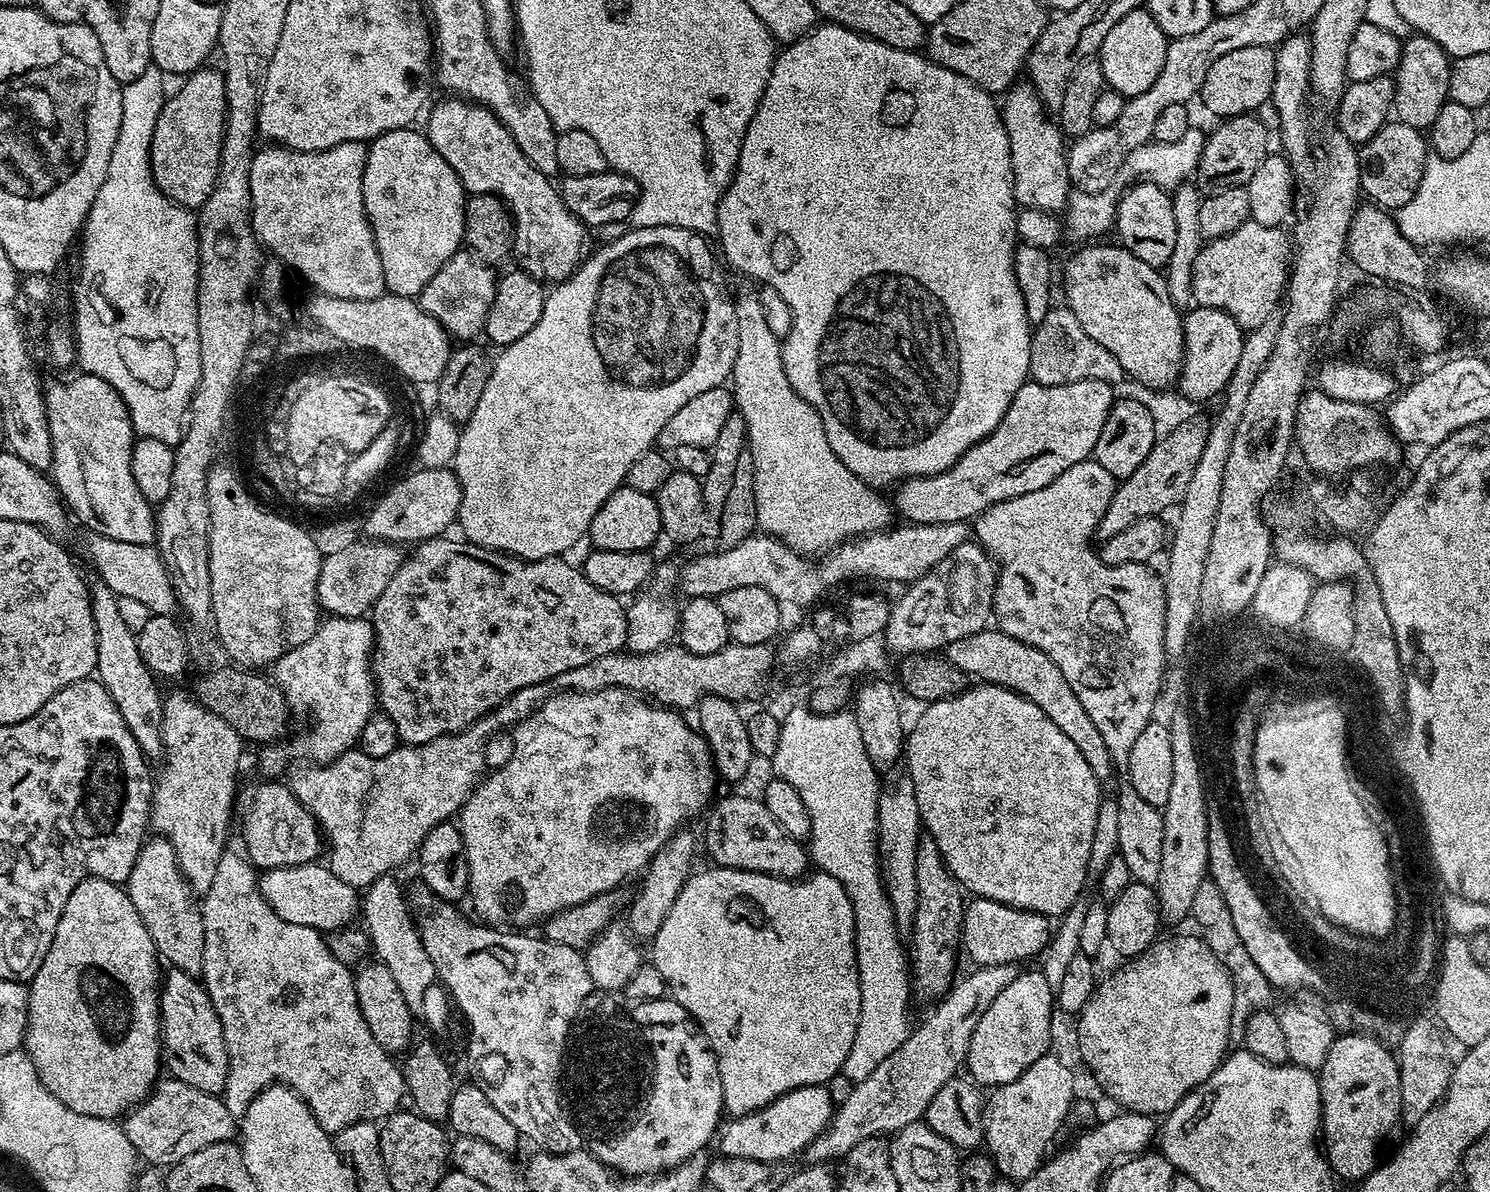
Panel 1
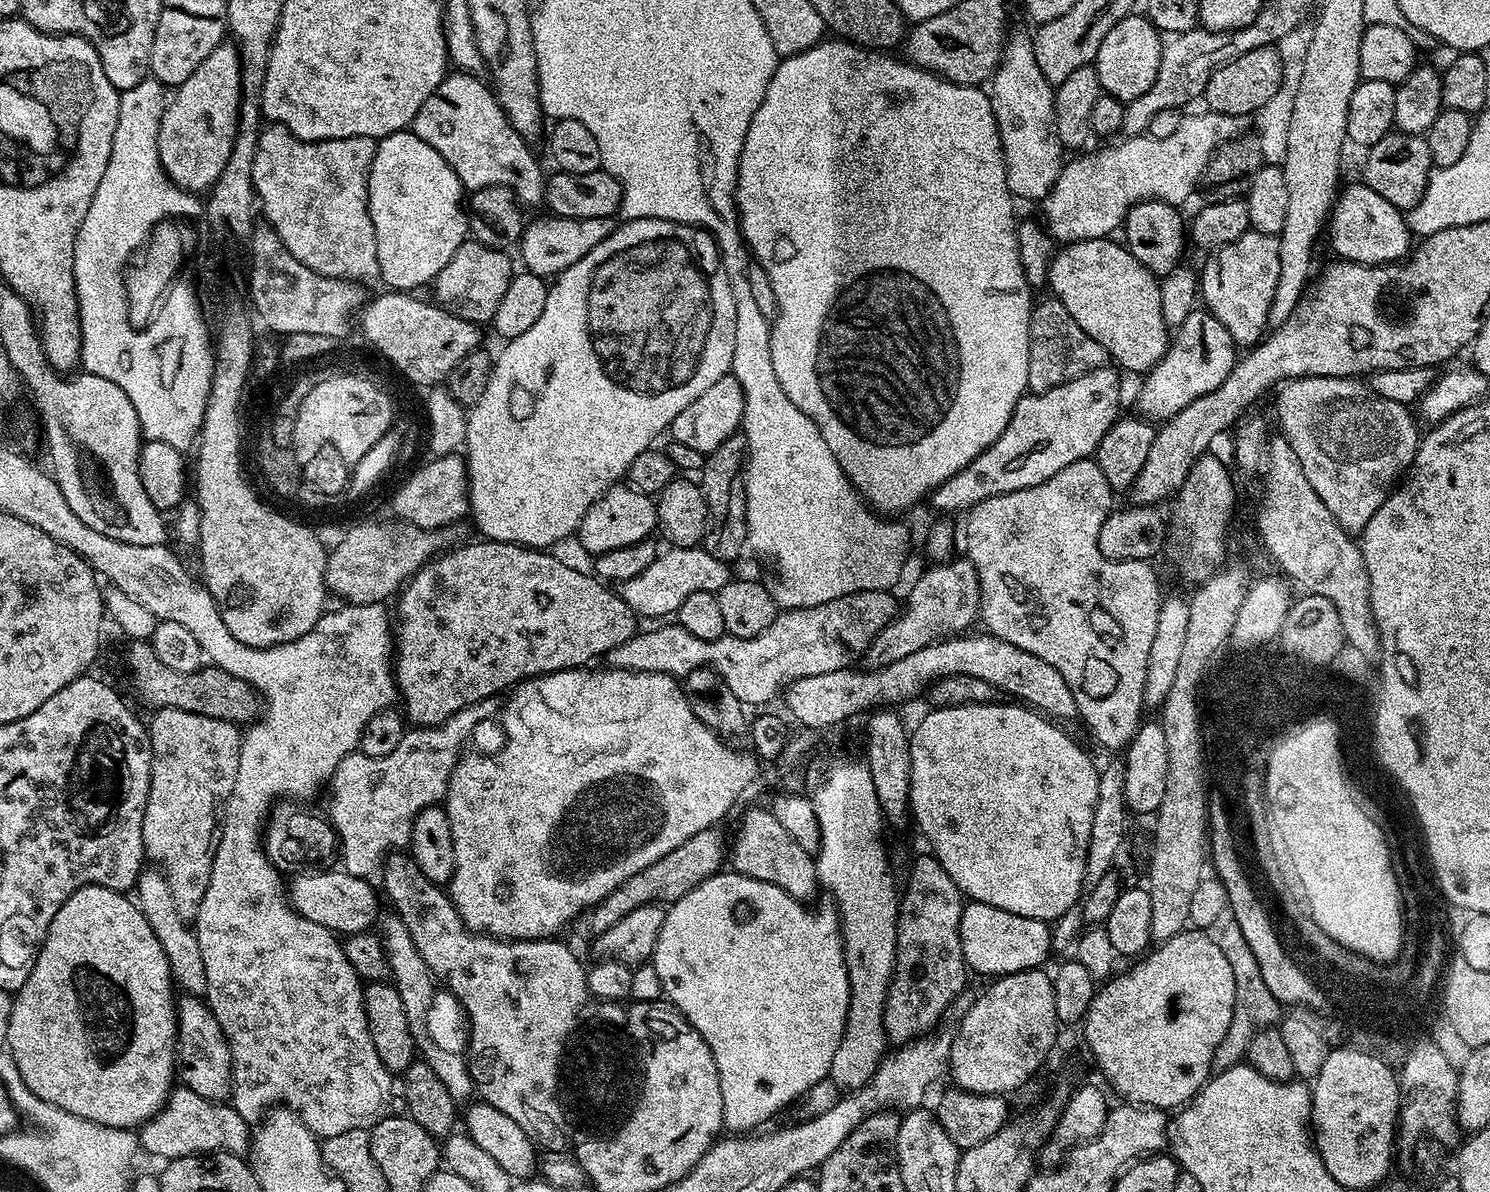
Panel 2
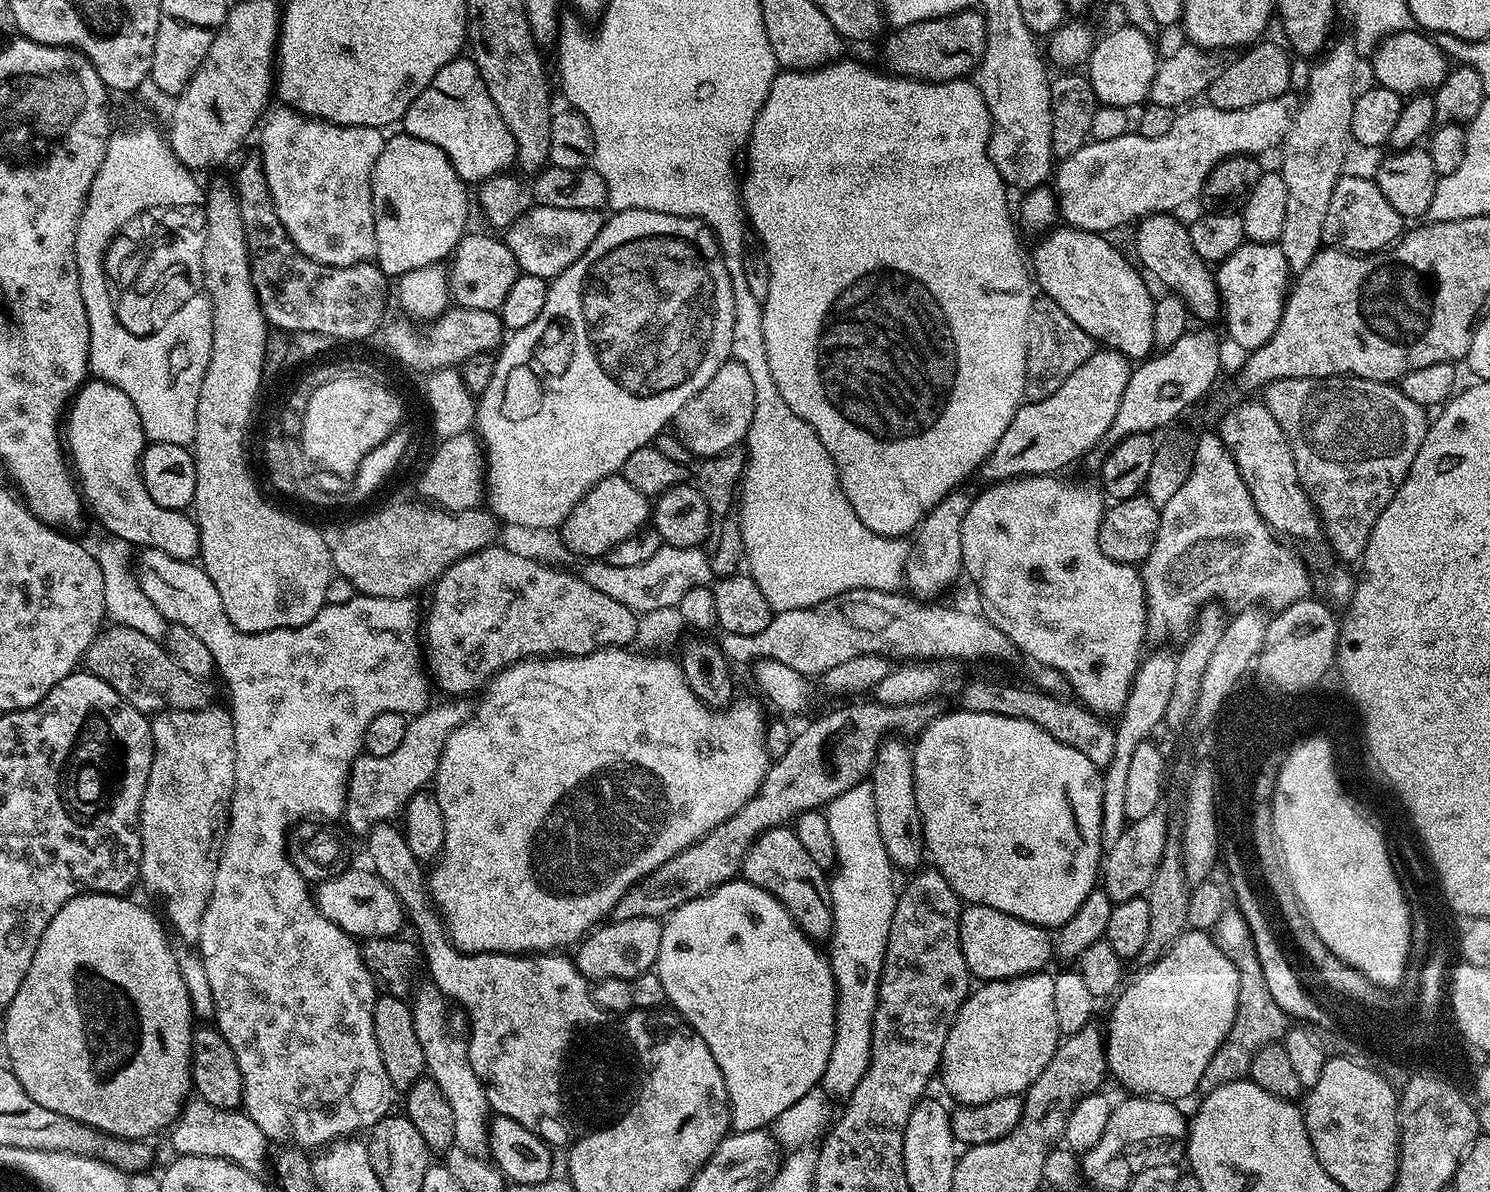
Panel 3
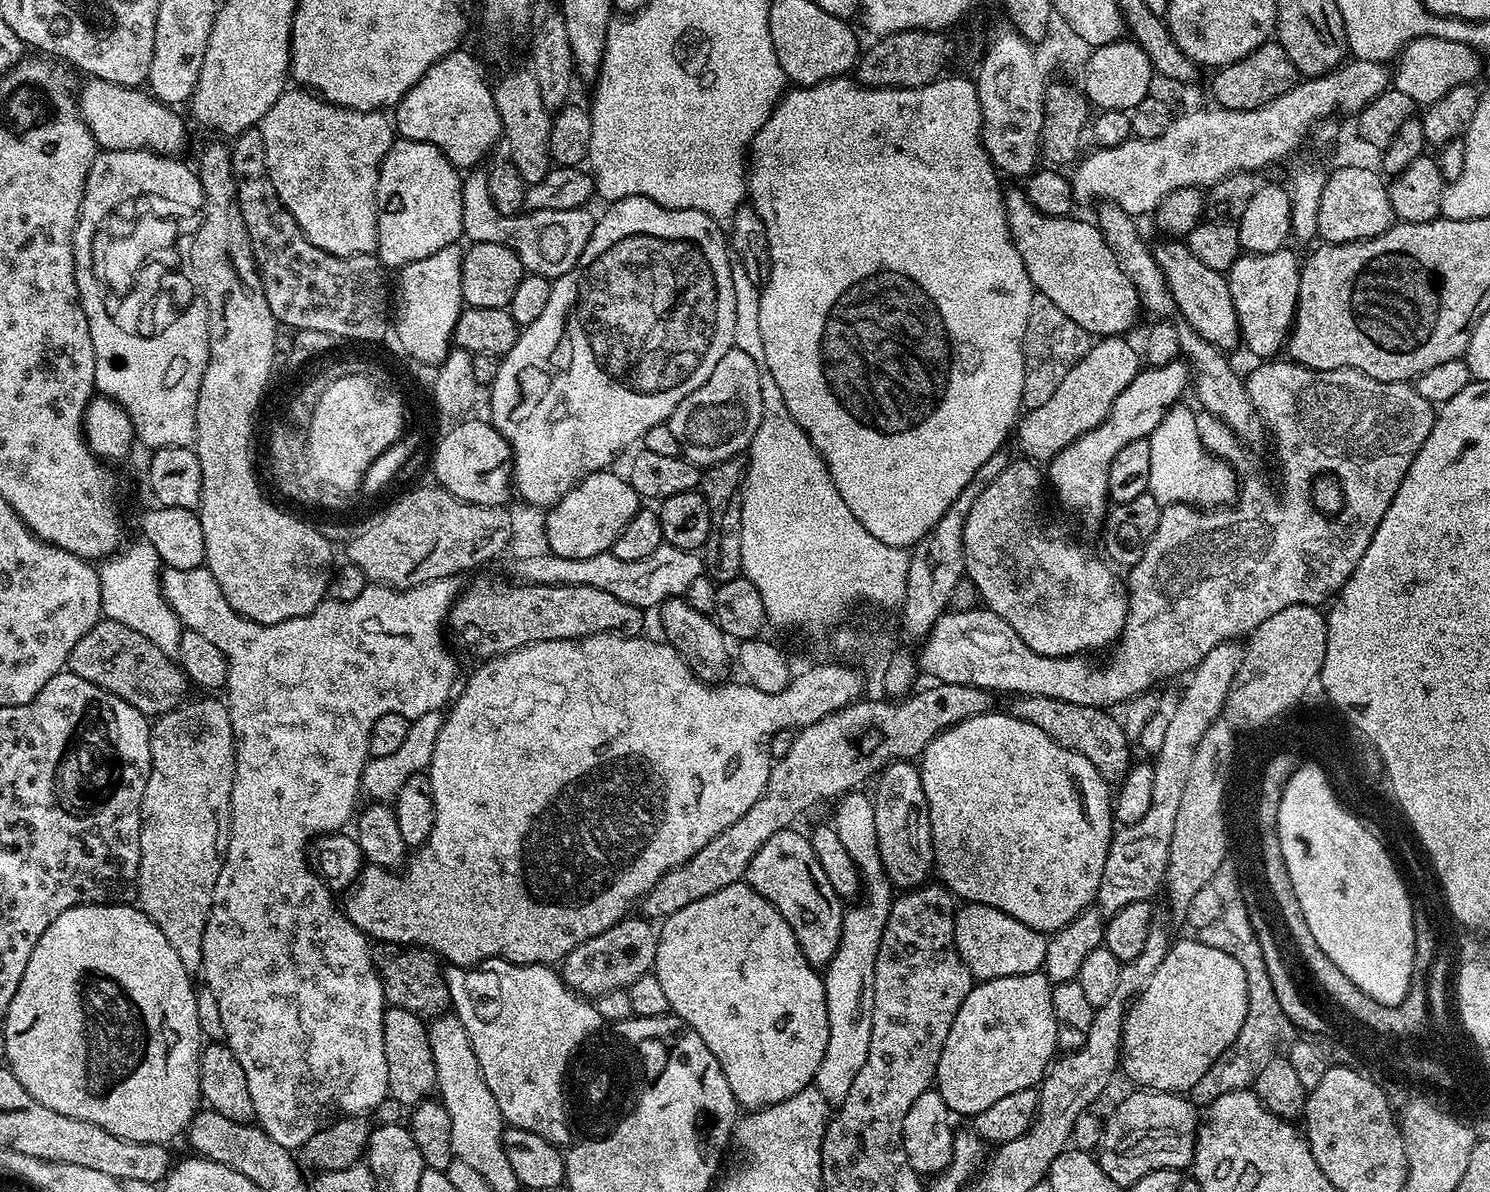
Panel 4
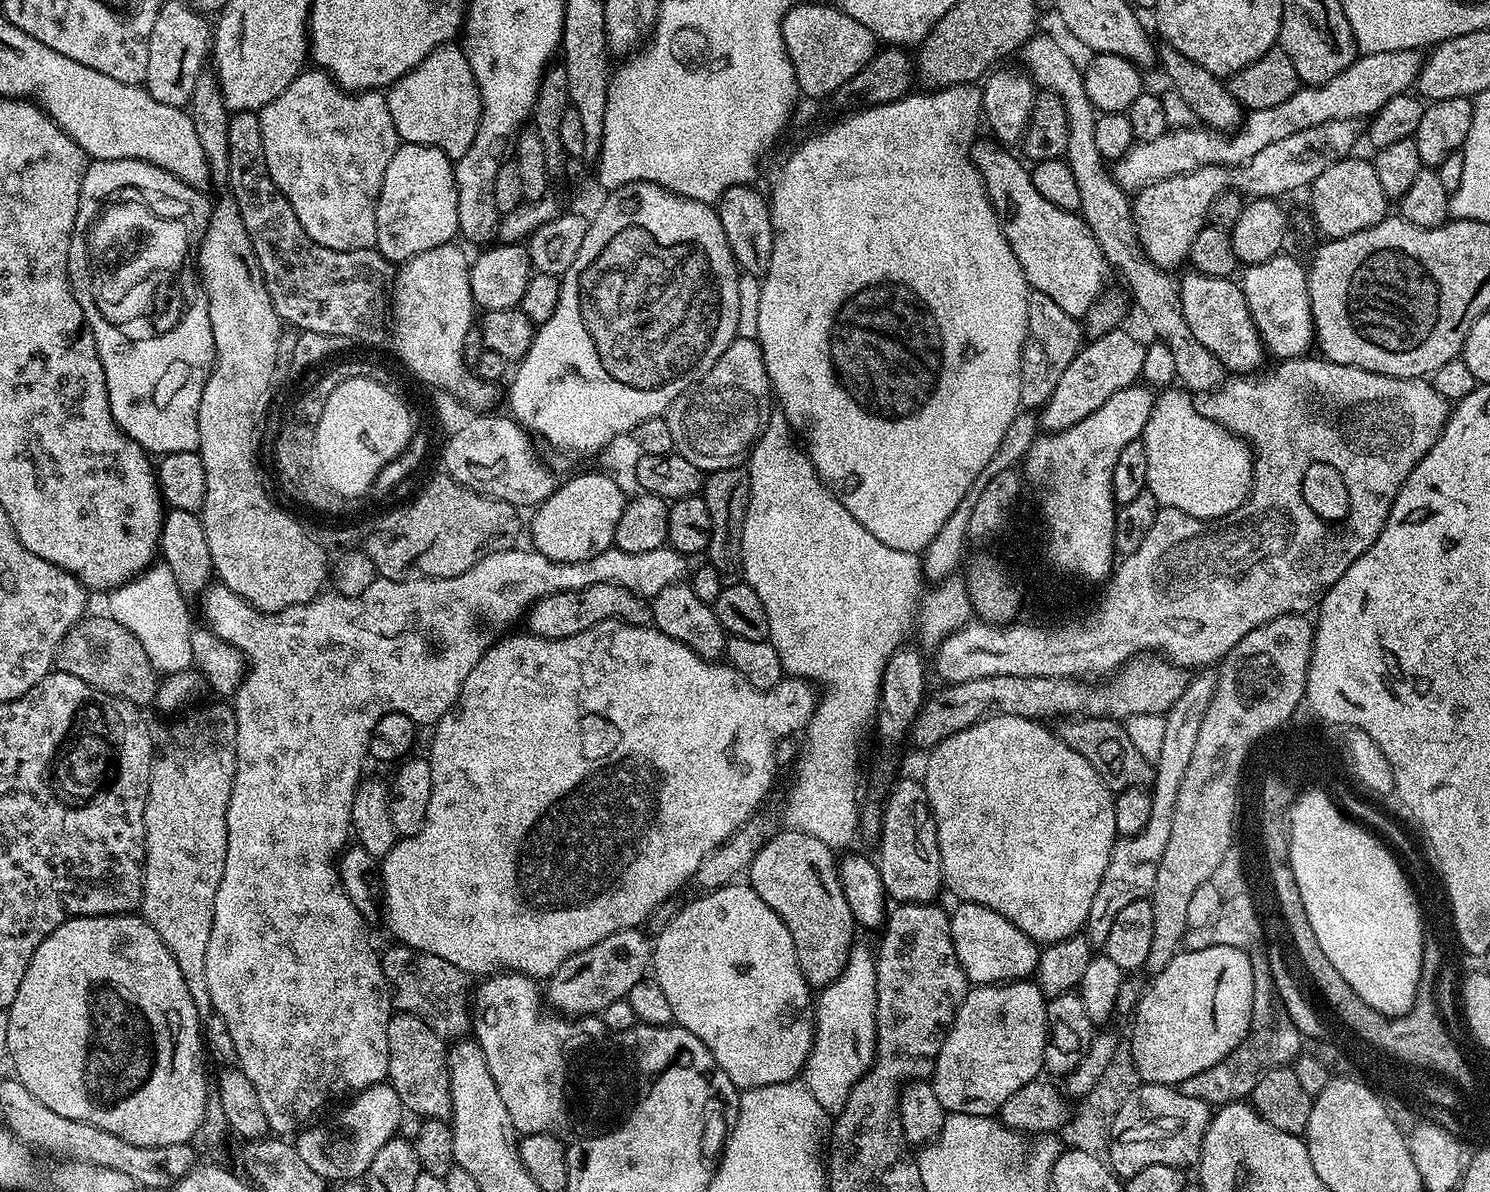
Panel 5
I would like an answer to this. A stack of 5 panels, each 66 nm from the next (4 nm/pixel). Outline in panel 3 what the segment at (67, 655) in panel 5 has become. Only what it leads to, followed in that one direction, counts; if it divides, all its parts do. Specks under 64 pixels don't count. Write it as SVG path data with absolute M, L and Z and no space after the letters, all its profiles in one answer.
M124 624L108 626L86 650L83 667L102 682L114 686L130 706L145 714L174 710L202 710L213 707L216 688L211 679L199 680L186 674L157 637L147 636Z

